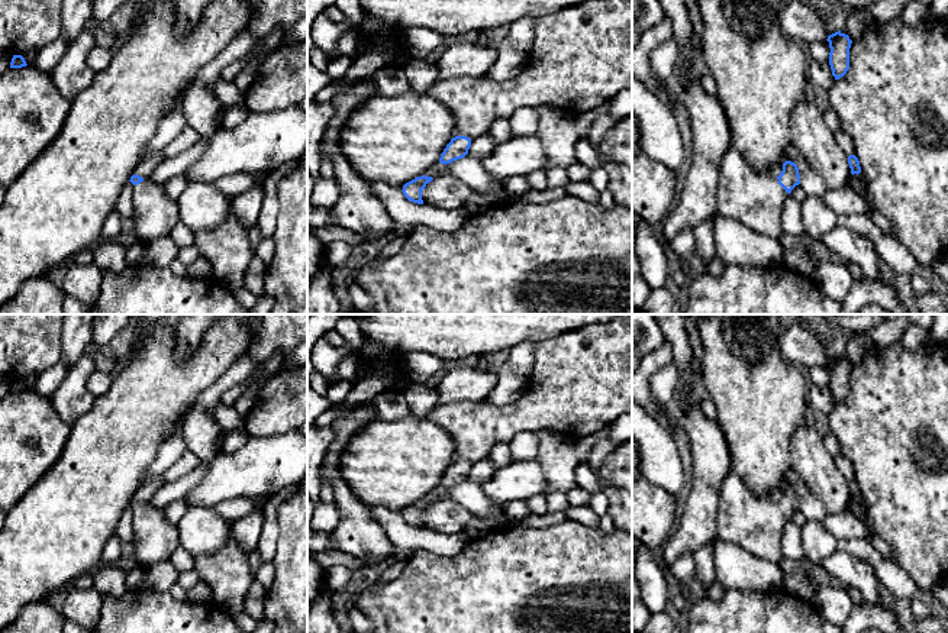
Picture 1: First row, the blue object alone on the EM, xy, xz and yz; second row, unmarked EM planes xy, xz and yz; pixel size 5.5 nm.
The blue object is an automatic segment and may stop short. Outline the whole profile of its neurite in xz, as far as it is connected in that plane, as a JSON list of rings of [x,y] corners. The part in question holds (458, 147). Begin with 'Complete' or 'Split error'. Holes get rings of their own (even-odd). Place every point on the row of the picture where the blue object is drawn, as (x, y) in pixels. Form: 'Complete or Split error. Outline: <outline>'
Split error. Outline: [[[589,0],[544,14],[536,19],[529,64],[516,78],[499,83],[487,77],[464,75],[448,80],[438,78],[429,87],[426,94],[446,106],[457,120],[458,135],[446,145],[439,162],[446,165],[464,158],[473,139],[490,133],[496,120],[510,119],[520,110],[533,110],[541,104],[549,104],[568,114],[584,114],[626,88],[632,88],[632,0]]]

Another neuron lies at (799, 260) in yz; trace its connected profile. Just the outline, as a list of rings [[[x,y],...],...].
[[[799,246],[783,249],[783,265],[812,280],[819,280],[820,261],[810,252]]]

